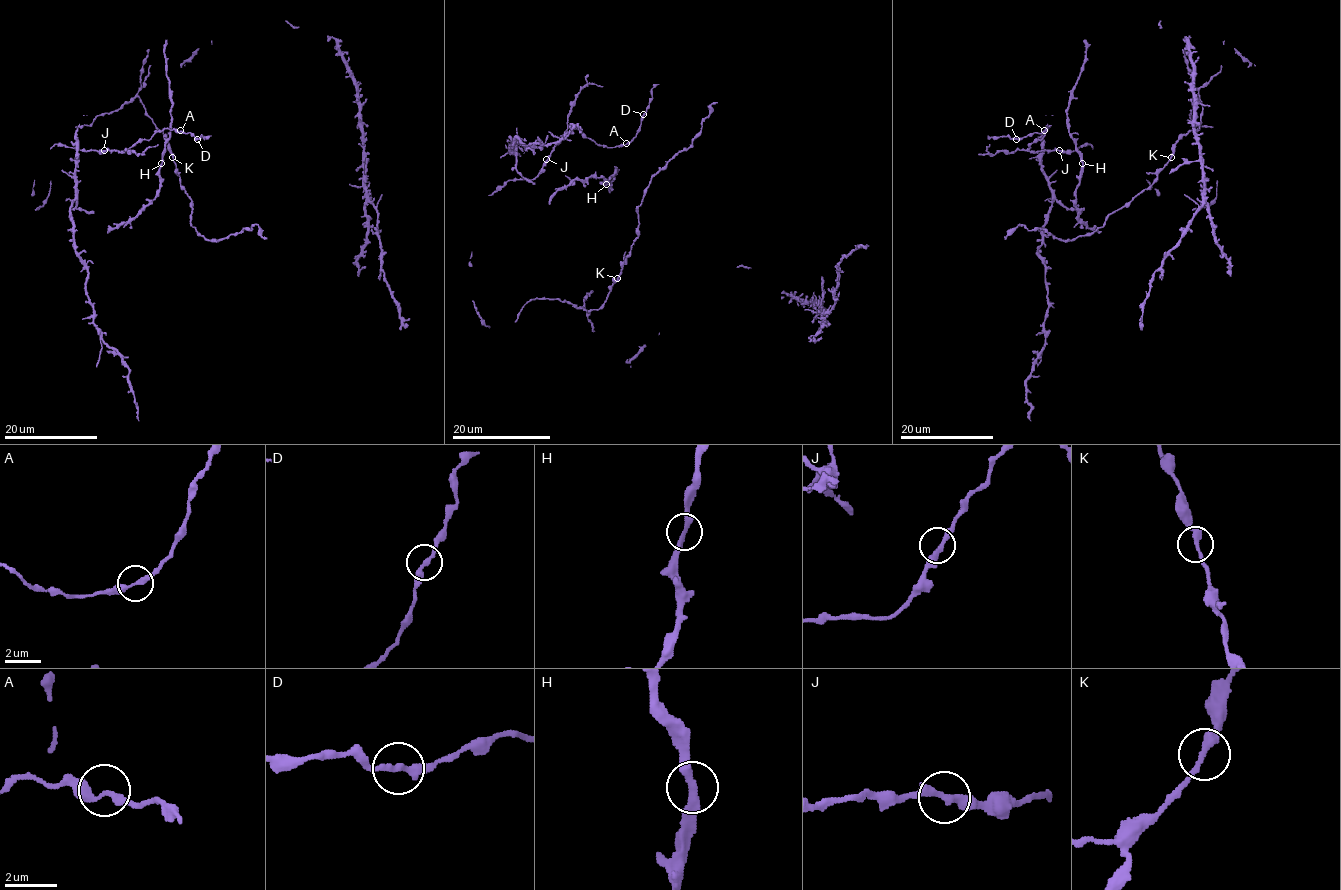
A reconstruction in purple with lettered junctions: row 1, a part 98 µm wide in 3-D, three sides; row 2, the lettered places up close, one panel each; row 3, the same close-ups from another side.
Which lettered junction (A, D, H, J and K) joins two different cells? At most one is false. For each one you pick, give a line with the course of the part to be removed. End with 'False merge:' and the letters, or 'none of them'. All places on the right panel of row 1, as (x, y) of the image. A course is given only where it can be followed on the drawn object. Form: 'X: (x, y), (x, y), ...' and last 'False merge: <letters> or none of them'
False merge: none of them

